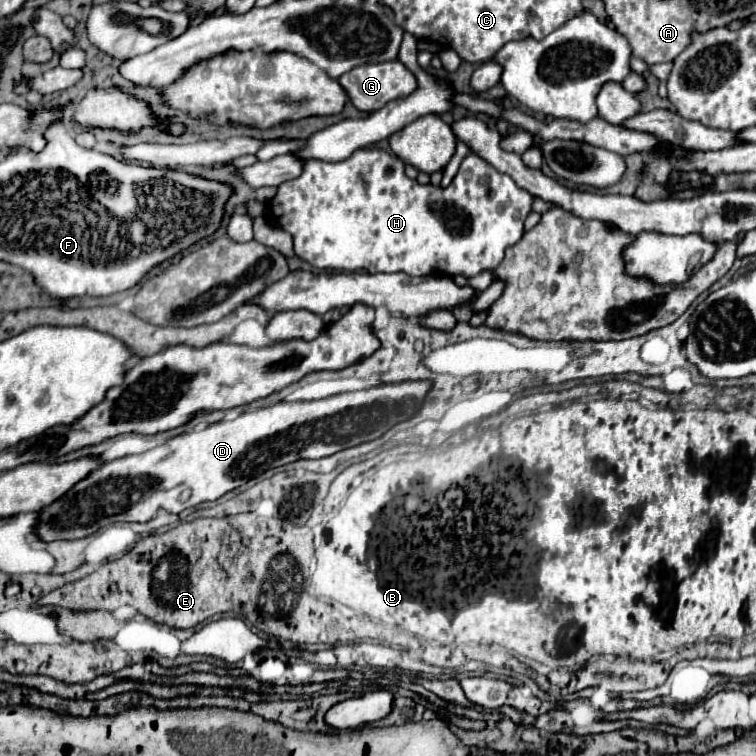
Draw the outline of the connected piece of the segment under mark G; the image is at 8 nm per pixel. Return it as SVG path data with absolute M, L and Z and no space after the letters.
M380 62L380 64L362 64L346 72L342 78L338 78L338 84L348 94L348 100L362 112L374 112L380 110L384 104L388 104L394 98L404 98L414 90L414 74L400 62Z

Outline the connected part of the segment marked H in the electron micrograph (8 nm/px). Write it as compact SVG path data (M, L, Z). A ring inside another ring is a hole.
M360 148L356 150L350 158L342 160L342 162L322 162L322 160L308 160L304 164L304 172L294 178L288 180L284 184L278 186L278 192L274 196L274 200L268 204L270 216L268 220L272 224L278 224L280 228L284 228L286 232L292 234L294 238L294 252L296 256L300 256L302 260L310 262L312 266L320 268L320 270L336 270L336 272L356 272L356 270L366 270L370 274L378 274L378 272L404 272L410 276L428 276L428 274L446 274L446 276L464 276L464 278L474 278L484 270L494 270L506 254L506 248L514 246L522 234L524 234L524 220L532 210L532 202L534 196L520 188L508 174L498 172L494 166L490 166L484 158L480 158L476 152L470 152L462 164L458 174L454 176L454 180L450 182L450 186L442 188L442 186L434 186L434 184L420 184L418 180L410 180L404 172L404 162L400 158L394 158L392 154L380 150L380 148Z

